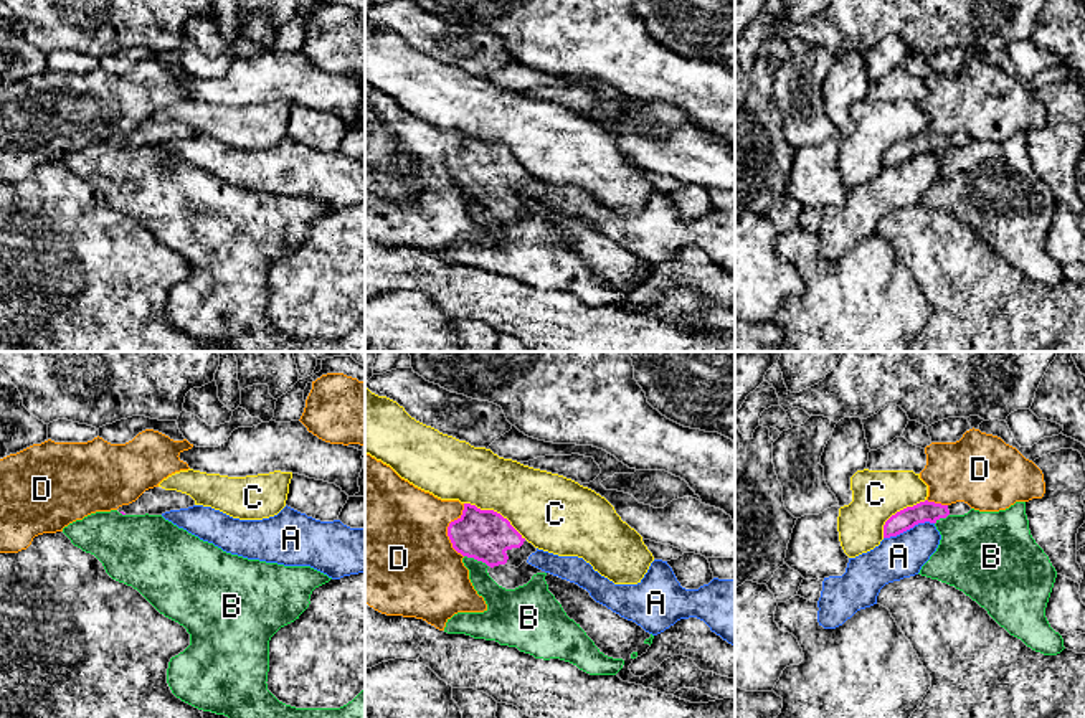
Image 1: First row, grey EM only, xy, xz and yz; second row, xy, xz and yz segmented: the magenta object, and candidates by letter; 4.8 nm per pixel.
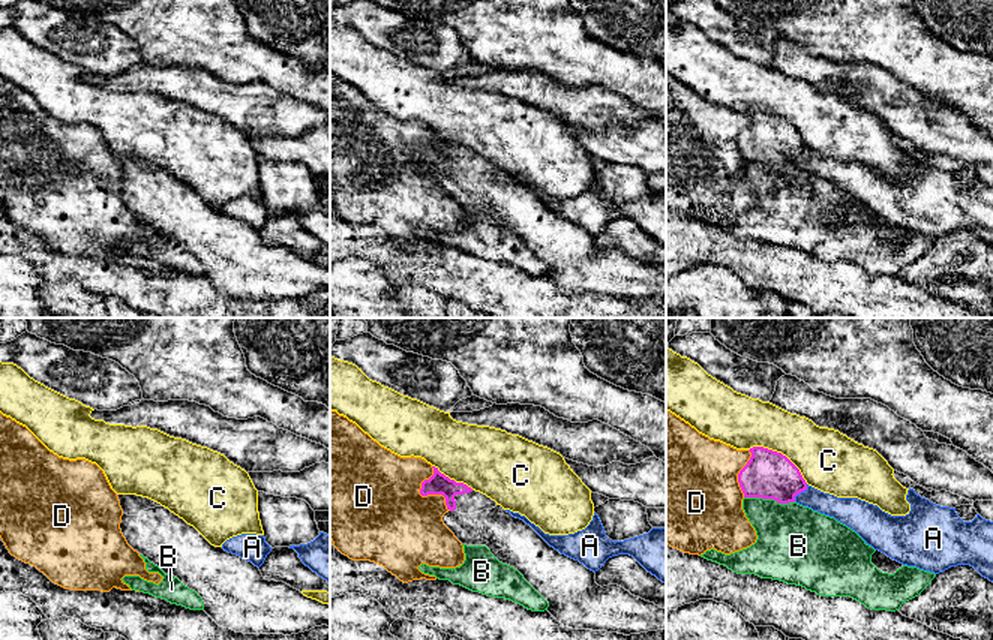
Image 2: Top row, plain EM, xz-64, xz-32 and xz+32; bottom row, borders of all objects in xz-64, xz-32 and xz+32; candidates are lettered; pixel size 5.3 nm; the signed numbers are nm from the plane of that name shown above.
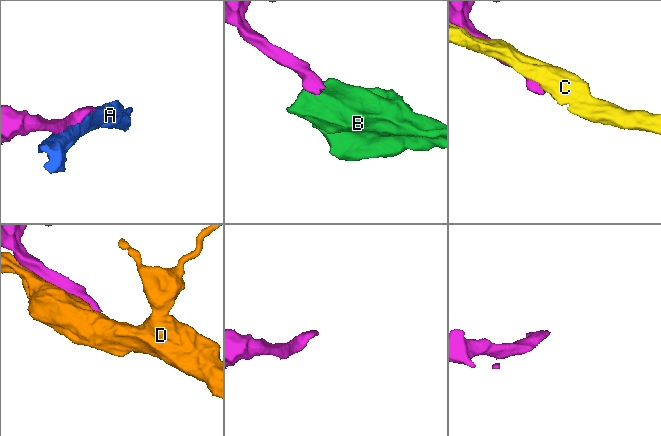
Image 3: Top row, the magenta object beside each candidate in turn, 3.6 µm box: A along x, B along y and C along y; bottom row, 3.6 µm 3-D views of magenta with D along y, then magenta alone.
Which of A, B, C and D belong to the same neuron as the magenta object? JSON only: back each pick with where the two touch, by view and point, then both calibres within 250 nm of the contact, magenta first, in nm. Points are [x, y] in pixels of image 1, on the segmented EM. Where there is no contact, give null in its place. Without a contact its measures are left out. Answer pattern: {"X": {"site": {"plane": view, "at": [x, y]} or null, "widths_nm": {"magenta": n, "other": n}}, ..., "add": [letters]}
{"add": []}

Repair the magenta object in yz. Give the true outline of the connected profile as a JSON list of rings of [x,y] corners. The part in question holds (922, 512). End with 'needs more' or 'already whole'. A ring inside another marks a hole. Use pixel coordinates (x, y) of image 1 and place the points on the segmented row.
[[[925,500],[892,515],[884,525],[884,538],[897,536],[918,523],[936,523],[940,518],[946,518],[948,515],[964,515],[969,510],[971,507],[964,502],[941,505]]] | needs more

